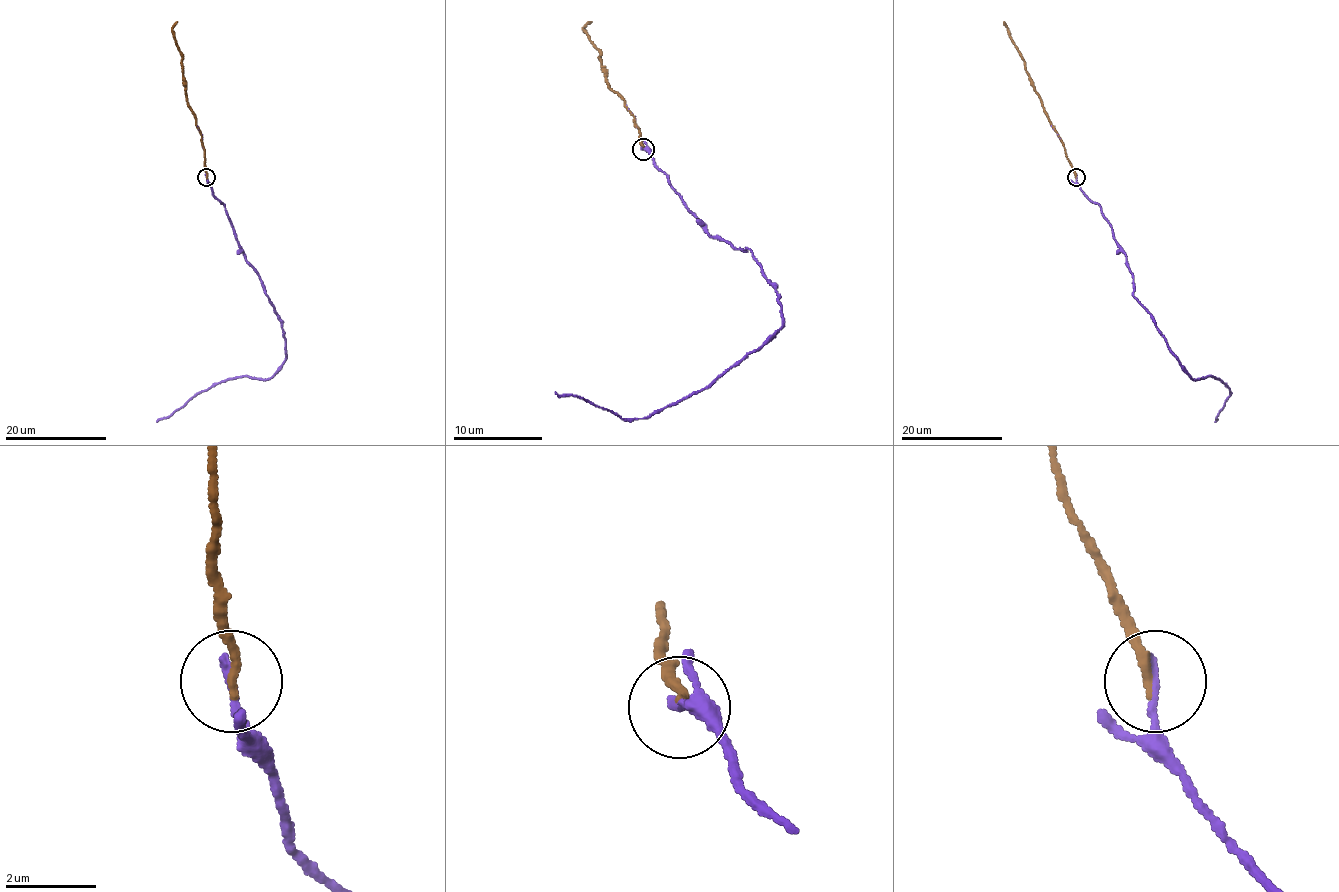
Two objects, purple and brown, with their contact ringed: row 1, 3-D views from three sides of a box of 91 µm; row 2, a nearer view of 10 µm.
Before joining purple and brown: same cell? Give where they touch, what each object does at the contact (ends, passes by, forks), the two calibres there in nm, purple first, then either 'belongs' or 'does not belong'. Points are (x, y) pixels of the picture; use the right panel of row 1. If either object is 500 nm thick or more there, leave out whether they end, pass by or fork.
at (1076, 177); purple ends there; brown ends there; 200 nm thick on the purple side, 200 nm on the other; belongs

